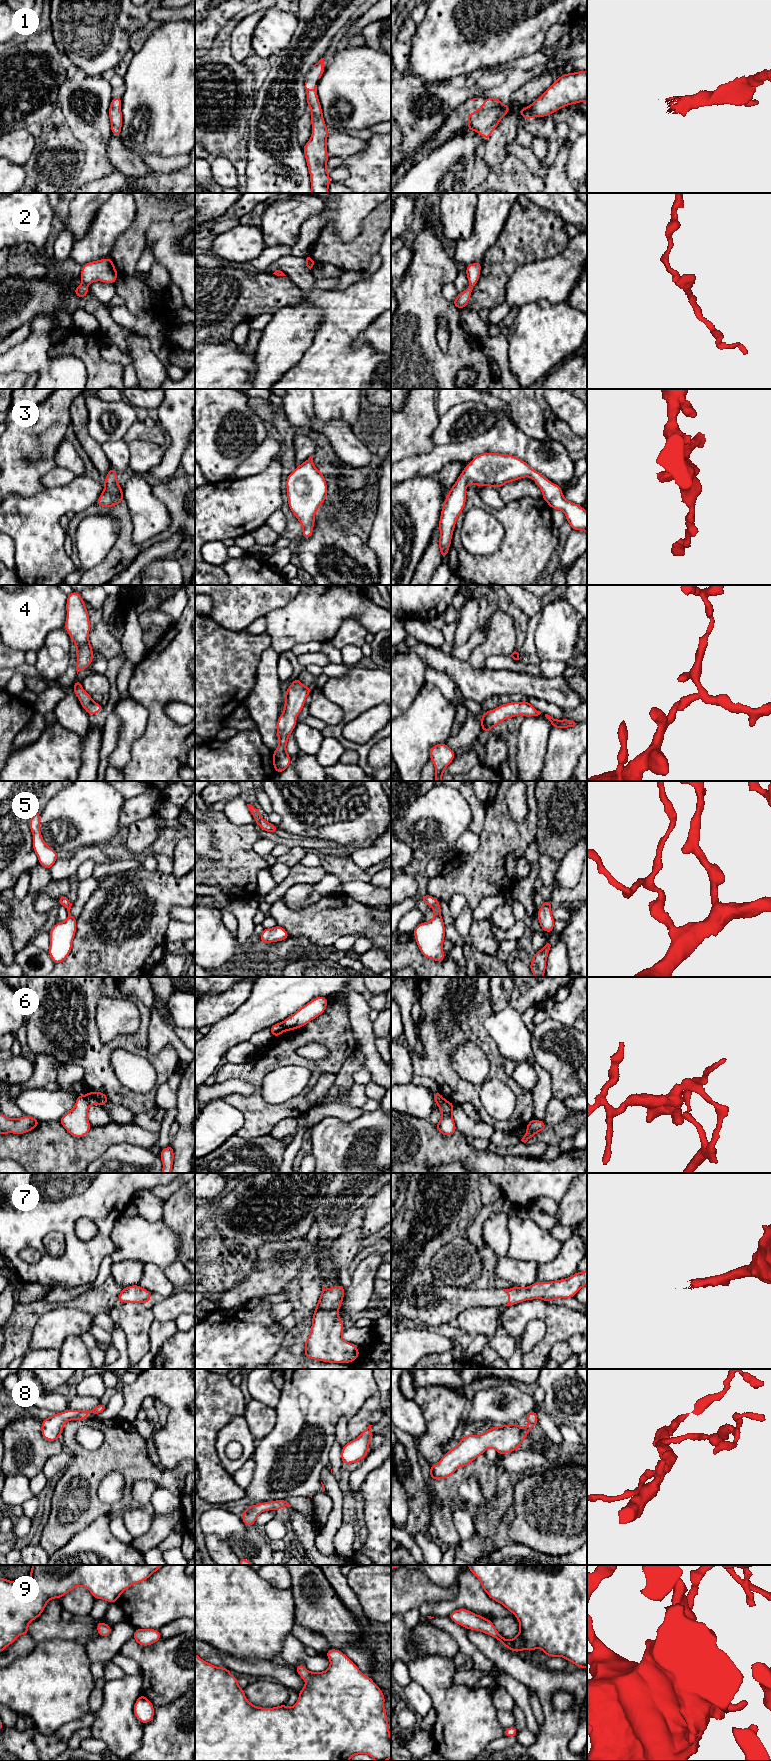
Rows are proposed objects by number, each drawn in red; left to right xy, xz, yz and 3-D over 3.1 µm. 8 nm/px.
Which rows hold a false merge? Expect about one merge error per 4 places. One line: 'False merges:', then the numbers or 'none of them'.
False merges: 6

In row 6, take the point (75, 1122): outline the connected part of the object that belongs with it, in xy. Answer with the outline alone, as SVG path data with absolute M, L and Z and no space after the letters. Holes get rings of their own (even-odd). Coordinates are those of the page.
M78 1095L74 1108L58 1120L76 1138L84 1137L92 1128L87 1117L89 1106L86 1095Z

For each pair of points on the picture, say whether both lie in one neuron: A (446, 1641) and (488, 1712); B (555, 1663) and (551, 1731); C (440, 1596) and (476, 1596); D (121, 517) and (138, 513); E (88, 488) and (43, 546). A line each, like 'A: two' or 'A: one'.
A: two
B: two
C: two
D: two
E: one

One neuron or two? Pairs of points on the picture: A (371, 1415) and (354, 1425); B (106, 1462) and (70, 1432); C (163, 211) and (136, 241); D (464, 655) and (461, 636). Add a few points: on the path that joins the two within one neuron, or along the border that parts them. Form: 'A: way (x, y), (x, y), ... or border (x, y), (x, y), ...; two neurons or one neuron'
A: way (367, 1415), (358, 1424); one neuron
B: way (95, 1462), (90, 1462), (71, 1443); one neuron
C: way (154, 213), (136, 232); one neuron
D: border (476, 627), (469, 638), (454, 649); two neurons

